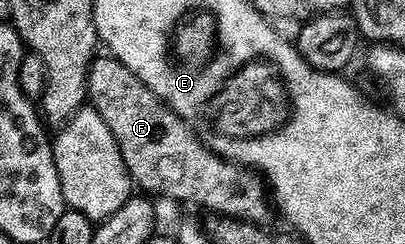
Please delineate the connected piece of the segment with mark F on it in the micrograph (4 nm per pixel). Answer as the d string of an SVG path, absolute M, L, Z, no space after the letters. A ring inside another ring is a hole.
M100 54L93 59L88 67L87 99L91 107L102 114L106 126L110 126L110 134L114 134L118 142L128 175L141 193L197 204L200 208L209 208L212 214L247 220L257 226L267 225L267 220L274 216L265 181L243 164L233 164L211 152L196 137L192 127L167 108L115 56Z

